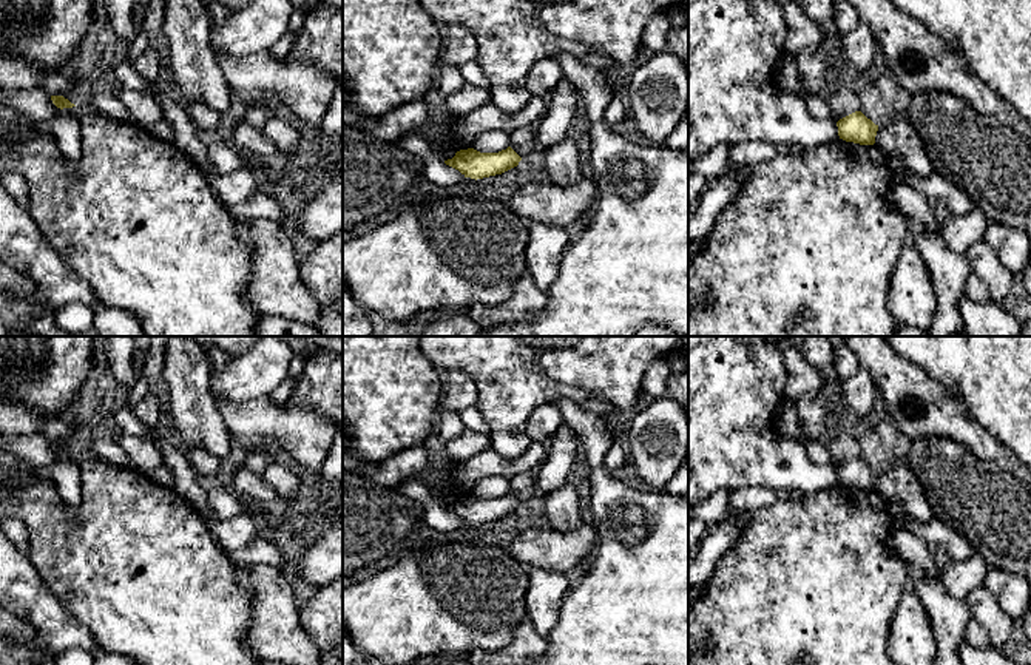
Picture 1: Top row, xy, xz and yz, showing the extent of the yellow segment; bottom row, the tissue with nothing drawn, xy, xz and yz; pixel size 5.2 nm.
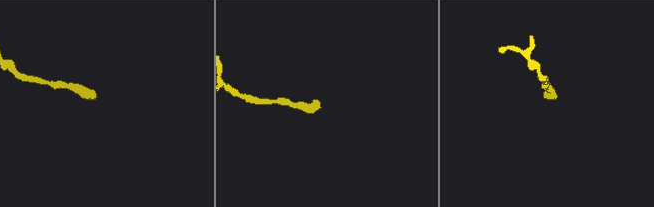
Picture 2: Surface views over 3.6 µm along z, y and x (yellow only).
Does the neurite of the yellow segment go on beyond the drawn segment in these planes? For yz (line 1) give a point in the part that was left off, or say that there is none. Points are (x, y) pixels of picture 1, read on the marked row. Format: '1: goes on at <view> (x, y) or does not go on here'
1: does not go on here

